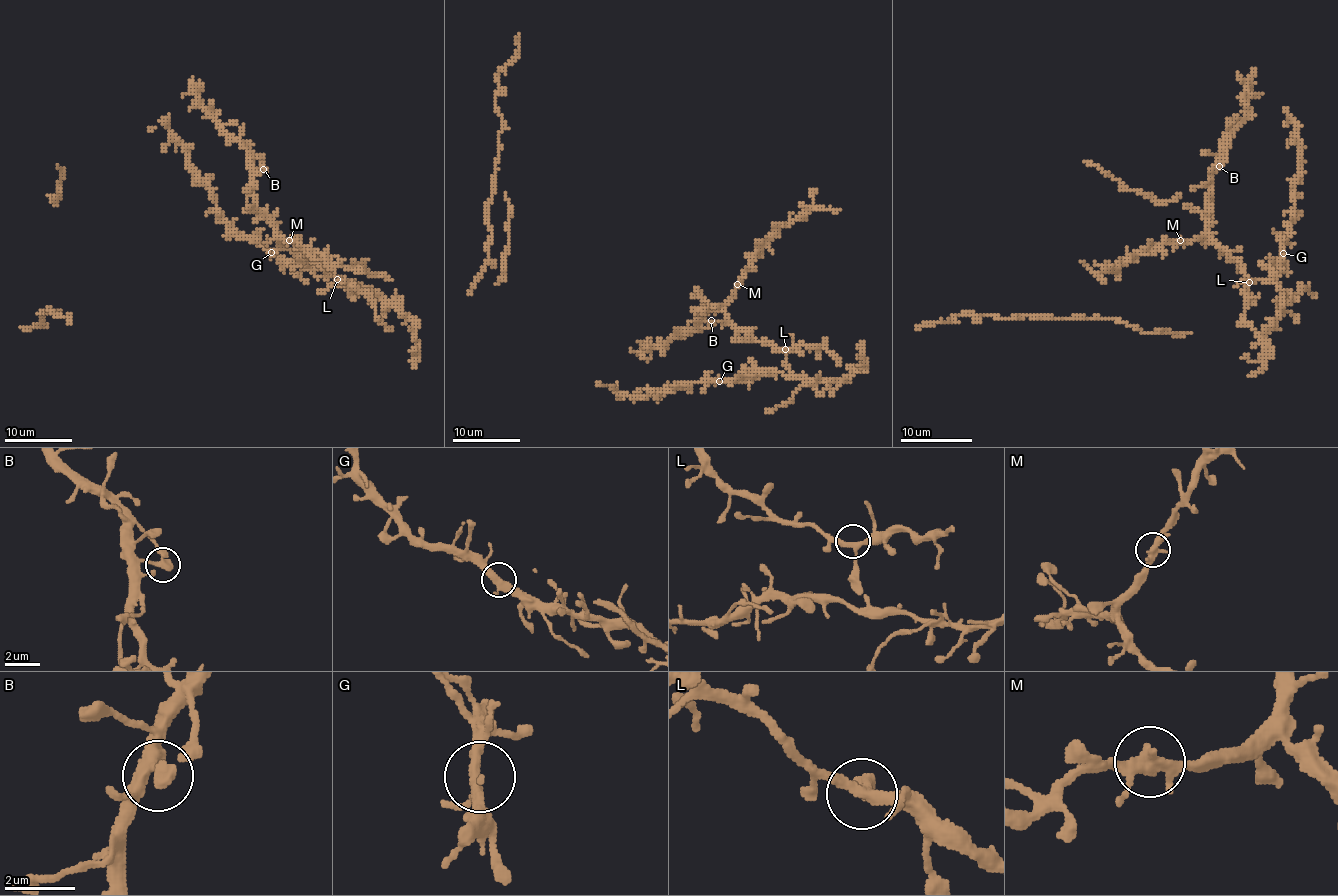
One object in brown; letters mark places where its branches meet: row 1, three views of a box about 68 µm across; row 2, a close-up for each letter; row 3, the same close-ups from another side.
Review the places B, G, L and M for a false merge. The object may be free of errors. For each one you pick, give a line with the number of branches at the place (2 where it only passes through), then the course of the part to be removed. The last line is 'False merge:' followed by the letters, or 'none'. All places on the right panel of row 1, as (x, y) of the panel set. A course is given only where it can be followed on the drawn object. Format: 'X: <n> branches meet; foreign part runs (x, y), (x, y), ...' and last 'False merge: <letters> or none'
False merge: none

